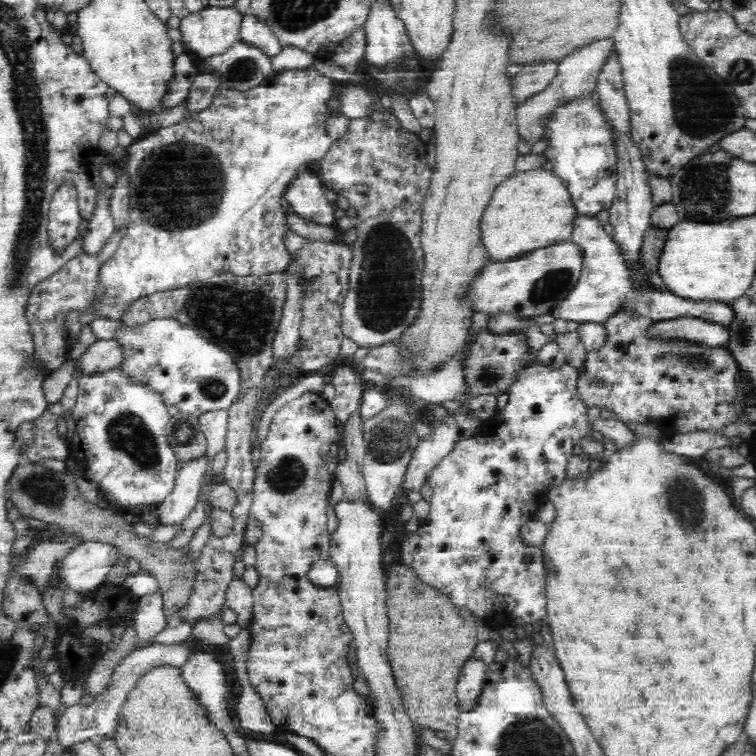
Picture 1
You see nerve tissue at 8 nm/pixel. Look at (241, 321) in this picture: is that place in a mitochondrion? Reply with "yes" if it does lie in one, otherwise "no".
yes

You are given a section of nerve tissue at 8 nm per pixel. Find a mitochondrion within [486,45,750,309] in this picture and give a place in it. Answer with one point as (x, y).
(702, 107)

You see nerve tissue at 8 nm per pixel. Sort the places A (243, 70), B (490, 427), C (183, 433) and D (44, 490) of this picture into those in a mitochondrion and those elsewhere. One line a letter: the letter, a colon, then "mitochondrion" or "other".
A: mitochondrion
B: other
C: mitochondrion
D: mitochondrion

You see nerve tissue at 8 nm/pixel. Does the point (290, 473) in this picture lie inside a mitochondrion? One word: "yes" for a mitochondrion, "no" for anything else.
yes

